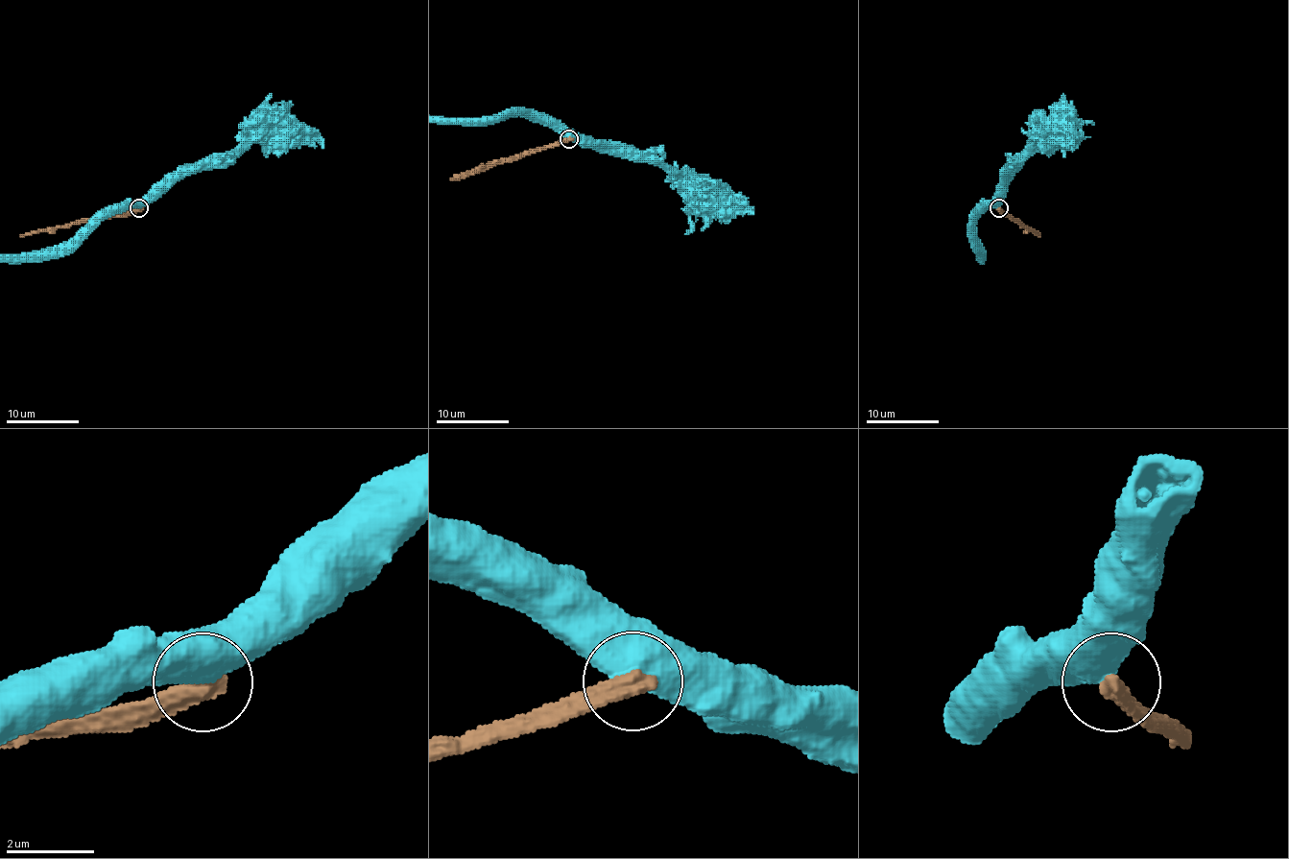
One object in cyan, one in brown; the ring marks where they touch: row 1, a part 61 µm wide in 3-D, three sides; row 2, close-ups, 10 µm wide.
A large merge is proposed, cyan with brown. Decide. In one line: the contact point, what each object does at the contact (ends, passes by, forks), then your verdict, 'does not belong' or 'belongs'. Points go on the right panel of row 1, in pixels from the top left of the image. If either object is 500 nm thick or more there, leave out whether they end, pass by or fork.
at (998, 208); does not belong

